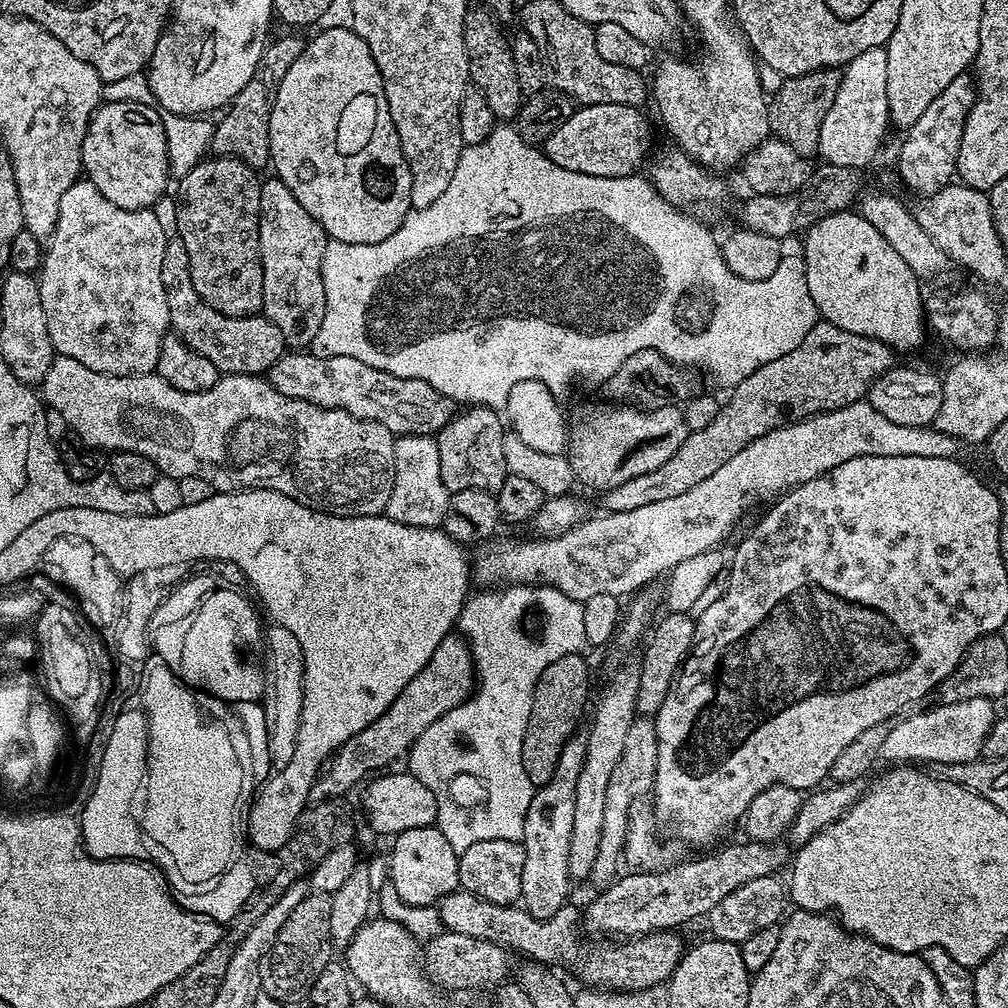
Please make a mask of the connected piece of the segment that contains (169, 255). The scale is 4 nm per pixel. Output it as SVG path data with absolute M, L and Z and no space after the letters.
M169 239L166 254L162 254L162 290L166 290L166 306L171 331L198 354L210 358L221 374L229 376L260 376L267 374L270 366L278 362L286 351L286 345L278 326L263 314L254 316L227 316L214 306L206 306L194 290L190 278L190 254L180 239Z

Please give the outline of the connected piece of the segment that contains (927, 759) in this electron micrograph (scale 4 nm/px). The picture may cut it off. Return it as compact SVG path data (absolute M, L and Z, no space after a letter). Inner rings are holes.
M970 698L953 704L940 702L937 705L937 708L897 719L890 734L886 734L886 742L882 742L880 760L892 760L888 762L900 766L939 766L981 759L986 734L990 734L990 726L994 726L998 719L997 705L986 698Z

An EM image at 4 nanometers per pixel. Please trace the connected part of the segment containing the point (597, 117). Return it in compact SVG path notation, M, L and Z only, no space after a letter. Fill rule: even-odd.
M585 104L577 107L542 145L544 155L566 170L602 178L635 176L649 159L652 132L639 107L631 104Z

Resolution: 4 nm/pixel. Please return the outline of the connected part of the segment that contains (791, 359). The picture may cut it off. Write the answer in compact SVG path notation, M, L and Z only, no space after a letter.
M817 322L810 334L806 334L806 338L790 350L790 354L782 354L782 358L766 362L766 366L754 370L750 378L731 389L729 396L732 397L723 401L718 418L714 418L714 422L703 430L689 432L686 442L678 446L678 454L674 454L670 462L658 466L658 470L650 470L650 474L630 478L630 482L622 482L622 486L603 493L603 511L638 510L638 506L678 498L678 494L710 478L710 474L730 462L742 446L750 446L754 438L762 438L762 434L787 424L797 424L808 416L833 412L865 399L872 383L893 368L892 356L894 350L889 344L862 334L850 334L850 330L842 330L842 326Z

